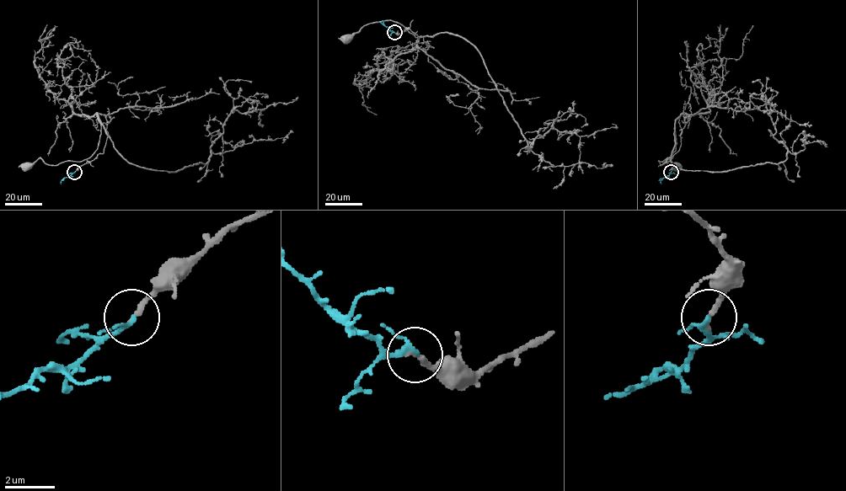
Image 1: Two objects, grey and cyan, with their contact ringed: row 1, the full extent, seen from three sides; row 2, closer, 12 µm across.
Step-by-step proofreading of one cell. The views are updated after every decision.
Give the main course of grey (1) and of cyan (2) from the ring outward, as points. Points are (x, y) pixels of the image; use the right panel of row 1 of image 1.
1: (671, 172), (671, 167), (666, 159), (658, 161), (661, 165), (668, 157), (677, 165)
2: (671, 172), (661, 180), (661, 184)

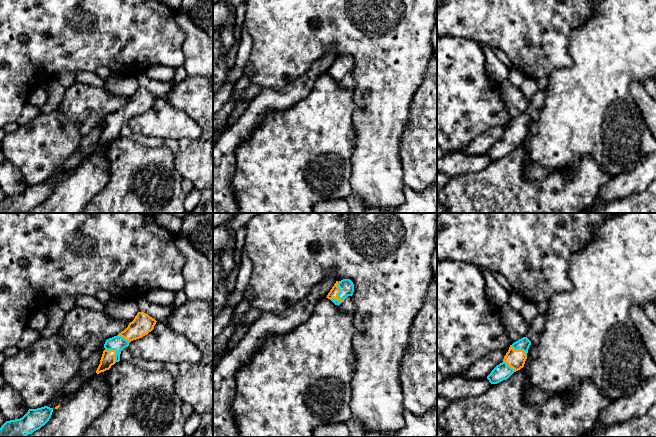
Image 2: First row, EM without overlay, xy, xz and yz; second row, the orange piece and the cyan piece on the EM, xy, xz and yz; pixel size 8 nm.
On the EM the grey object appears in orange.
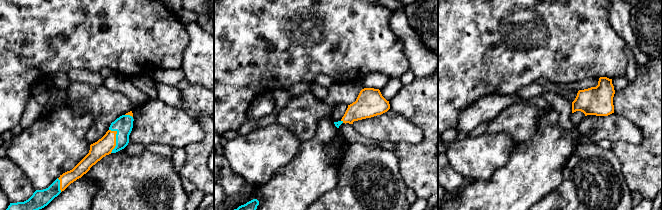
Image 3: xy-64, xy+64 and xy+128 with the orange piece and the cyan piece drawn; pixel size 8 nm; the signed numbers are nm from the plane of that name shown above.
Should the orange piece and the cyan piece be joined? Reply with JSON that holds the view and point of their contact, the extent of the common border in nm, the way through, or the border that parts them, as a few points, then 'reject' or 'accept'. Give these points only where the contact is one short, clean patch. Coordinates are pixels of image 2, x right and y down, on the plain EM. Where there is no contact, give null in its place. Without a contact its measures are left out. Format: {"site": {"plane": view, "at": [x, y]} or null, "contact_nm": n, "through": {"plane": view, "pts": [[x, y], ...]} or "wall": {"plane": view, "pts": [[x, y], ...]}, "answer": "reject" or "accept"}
{"site": {"plane": "xz", "at": [339, 68]}, "contact_nm": 170, "answer": "accept"}

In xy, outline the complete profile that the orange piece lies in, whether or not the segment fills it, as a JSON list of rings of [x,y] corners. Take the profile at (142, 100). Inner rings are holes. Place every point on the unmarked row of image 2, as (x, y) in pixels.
[[[138,88],[134,96],[129,99],[128,103],[117,112],[109,114],[104,120],[100,140],[96,146],[99,150],[109,146],[112,141],[120,137],[121,127],[129,122],[133,116],[142,114],[154,105],[156,96],[144,88]]]

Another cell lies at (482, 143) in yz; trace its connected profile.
[[[509,124],[499,127],[492,127],[478,135],[467,147],[461,152],[469,155],[484,155],[491,147],[503,138],[504,132]]]

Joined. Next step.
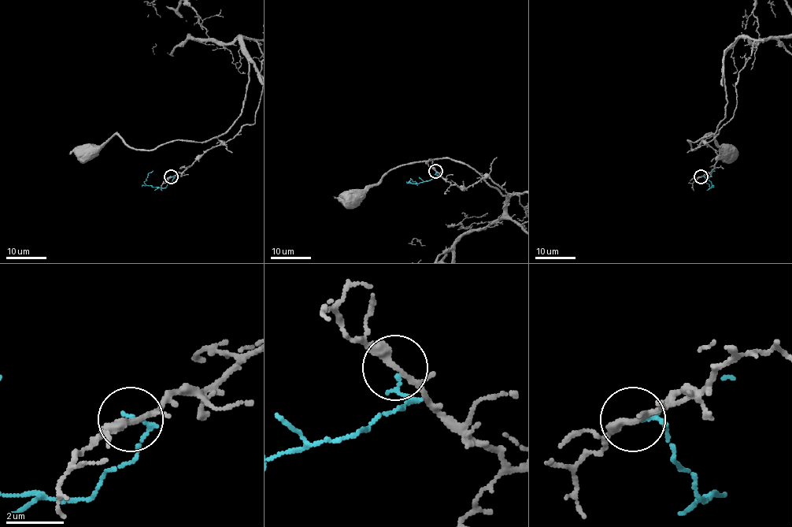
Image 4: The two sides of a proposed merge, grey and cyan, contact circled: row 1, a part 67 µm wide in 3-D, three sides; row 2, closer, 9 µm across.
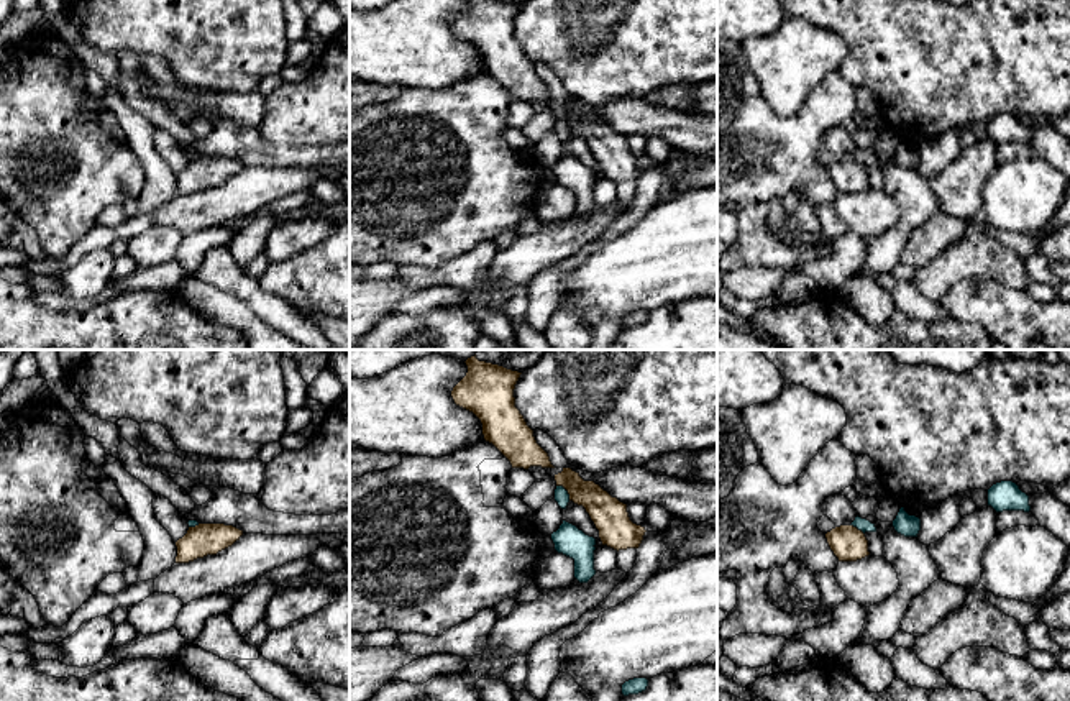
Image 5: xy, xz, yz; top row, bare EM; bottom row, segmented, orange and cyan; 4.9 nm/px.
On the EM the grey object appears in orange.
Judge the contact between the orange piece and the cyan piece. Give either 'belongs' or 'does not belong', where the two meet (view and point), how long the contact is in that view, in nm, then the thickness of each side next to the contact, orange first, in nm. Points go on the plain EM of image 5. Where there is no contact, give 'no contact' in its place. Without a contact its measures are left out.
does not belong | xz (567, 122) | 100 nm | 170/70 nm

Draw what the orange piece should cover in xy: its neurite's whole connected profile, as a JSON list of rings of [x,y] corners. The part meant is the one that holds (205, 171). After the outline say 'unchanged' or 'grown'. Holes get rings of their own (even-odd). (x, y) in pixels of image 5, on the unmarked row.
[[[225,156],[189,159],[187,166],[176,174],[176,195],[189,195],[207,187],[217,187],[231,179],[241,167],[243,163]]]; unchanged

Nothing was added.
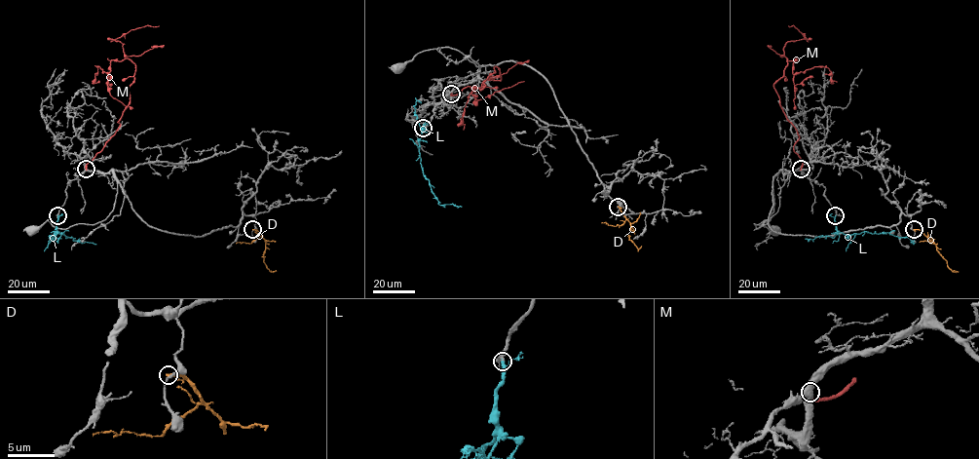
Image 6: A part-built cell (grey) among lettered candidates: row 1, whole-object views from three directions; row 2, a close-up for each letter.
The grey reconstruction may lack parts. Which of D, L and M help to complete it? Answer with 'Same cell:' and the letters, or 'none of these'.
Same cell: L

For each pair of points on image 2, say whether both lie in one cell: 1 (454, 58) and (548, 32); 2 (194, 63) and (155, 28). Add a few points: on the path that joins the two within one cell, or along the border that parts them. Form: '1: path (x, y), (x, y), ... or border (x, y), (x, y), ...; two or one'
1: border (458, 37), (472, 39), (480, 45); two
2: border (181, 30), (185, 35), (182, 46), (183, 66); two

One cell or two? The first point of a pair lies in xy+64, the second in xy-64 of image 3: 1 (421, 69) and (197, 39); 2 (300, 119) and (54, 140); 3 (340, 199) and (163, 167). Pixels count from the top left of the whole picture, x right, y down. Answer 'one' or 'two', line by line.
1: one
2: two
3: one

